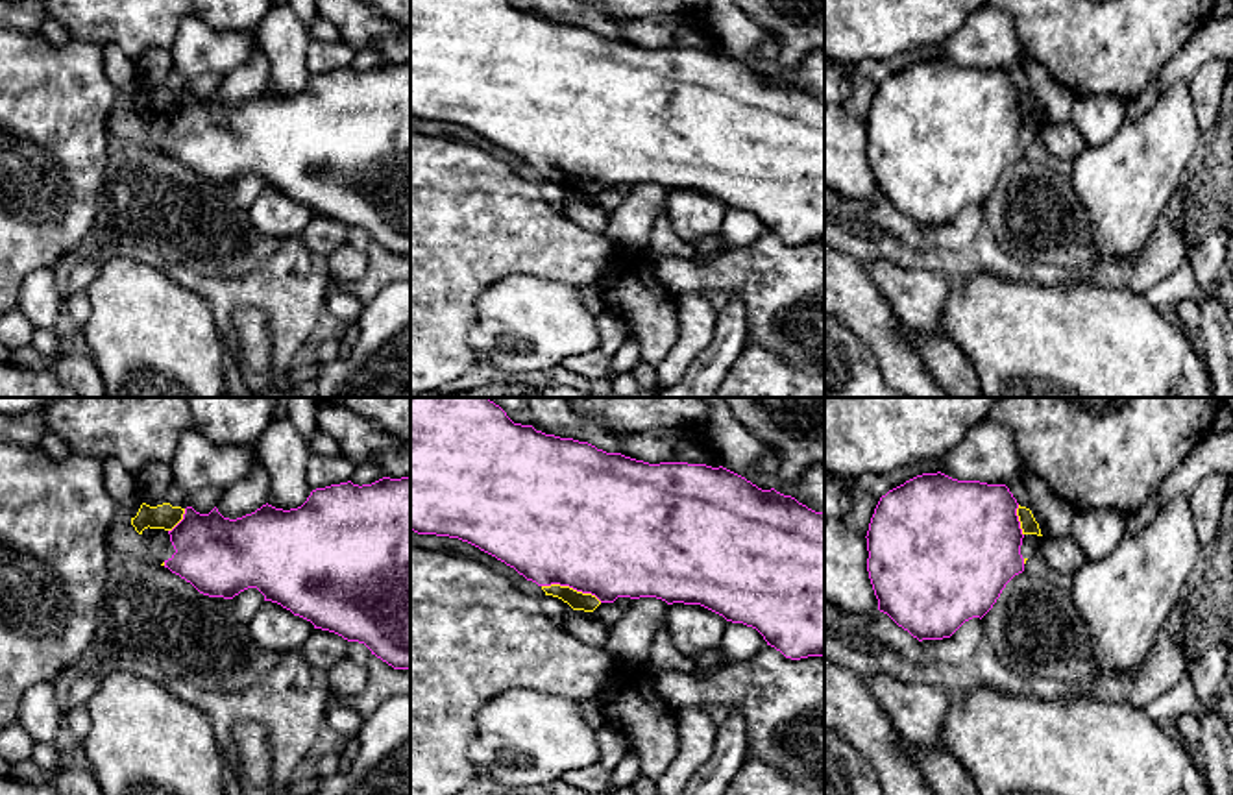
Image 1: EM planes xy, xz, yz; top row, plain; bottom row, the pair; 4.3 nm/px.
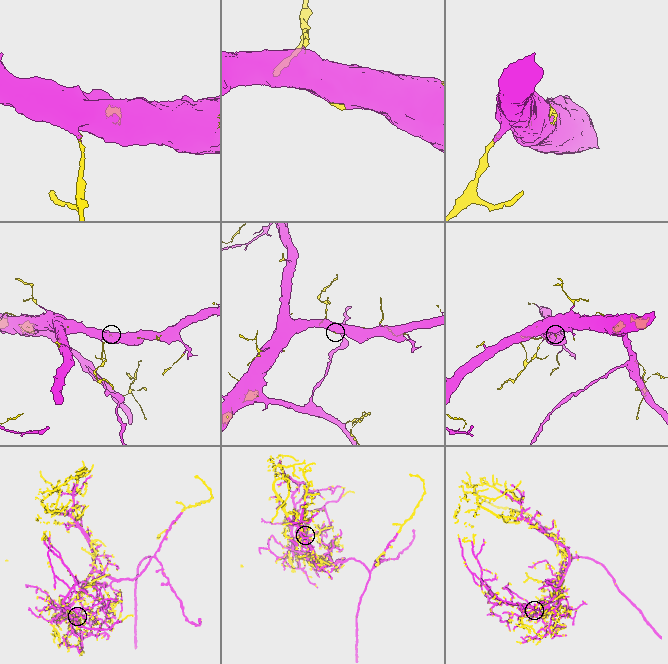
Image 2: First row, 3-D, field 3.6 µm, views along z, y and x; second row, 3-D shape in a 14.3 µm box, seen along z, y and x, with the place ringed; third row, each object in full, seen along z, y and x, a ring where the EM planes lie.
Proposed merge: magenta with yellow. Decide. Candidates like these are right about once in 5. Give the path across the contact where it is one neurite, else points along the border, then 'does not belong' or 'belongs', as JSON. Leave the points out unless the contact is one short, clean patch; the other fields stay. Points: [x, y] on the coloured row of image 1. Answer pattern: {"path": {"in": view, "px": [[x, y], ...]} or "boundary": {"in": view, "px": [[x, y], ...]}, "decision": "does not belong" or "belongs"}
{"decision": "belongs"}

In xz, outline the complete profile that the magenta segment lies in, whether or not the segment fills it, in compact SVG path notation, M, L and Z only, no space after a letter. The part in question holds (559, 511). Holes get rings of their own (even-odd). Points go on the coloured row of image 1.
M410 398L410 531L468 542L514 568L527 581L536 582L545 595L562 599L573 610L593 612L601 603L614 603L617 597L656 597L667 605L701 605L726 621L756 629L767 645L786 658L824 656L824 512L815 512L775 488L762 490L723 466L649 464L621 453L606 453L588 442L560 438L536 431L532 425L514 423L488 398Z

